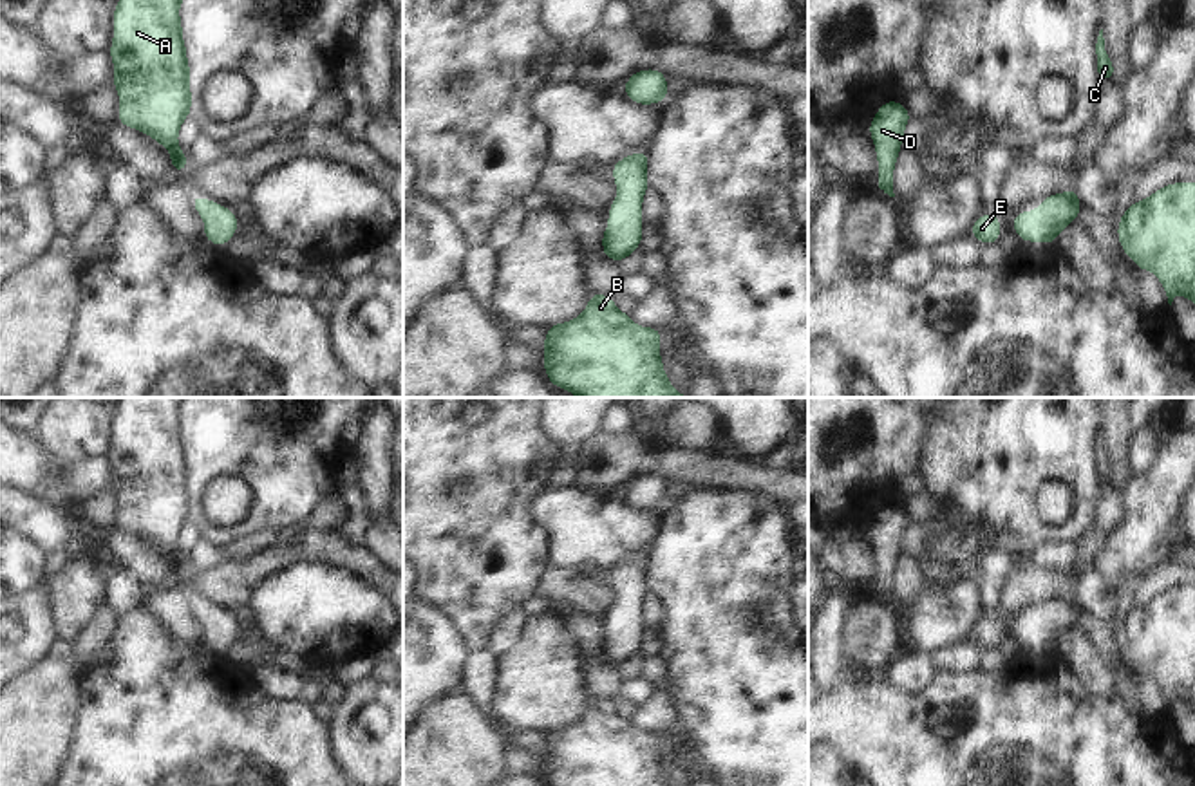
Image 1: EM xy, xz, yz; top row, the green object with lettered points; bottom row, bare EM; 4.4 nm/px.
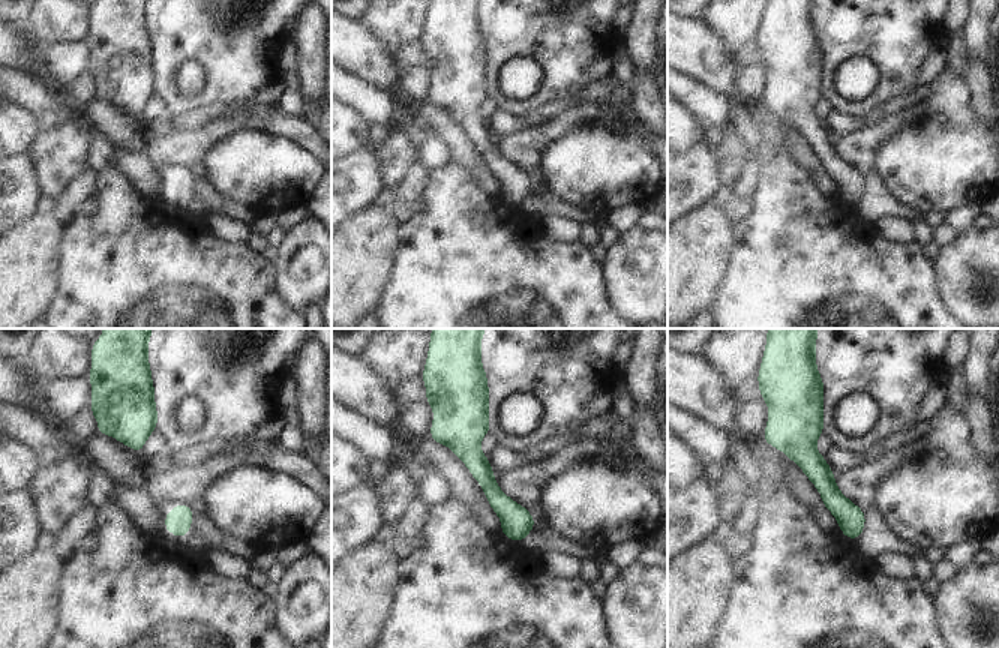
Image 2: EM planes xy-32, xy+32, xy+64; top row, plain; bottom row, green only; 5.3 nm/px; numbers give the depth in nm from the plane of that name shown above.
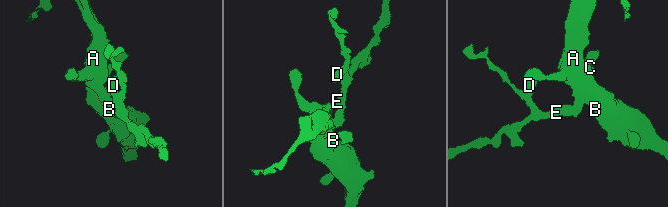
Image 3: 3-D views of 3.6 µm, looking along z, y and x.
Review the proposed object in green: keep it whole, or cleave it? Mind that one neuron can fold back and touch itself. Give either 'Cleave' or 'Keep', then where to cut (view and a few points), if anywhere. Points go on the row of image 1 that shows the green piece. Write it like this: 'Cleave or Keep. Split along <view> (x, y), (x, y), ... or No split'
Keep. No split

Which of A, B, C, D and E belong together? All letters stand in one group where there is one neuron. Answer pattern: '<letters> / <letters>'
A B C D E

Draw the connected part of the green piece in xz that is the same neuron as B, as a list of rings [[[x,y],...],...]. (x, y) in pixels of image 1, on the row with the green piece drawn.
[[[591,293],[584,313],[564,323],[546,327],[544,338],[544,372],[557,388],[568,388],[577,398],[689,398],[673,388],[660,356],[662,331],[656,327],[640,327],[622,313],[613,296]]]

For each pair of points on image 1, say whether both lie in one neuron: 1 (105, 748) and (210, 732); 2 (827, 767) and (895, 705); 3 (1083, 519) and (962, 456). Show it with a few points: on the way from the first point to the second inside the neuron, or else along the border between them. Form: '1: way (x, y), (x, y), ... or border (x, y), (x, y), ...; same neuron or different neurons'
1: way (131, 748), (185, 748); same neuron
2: border (827, 743), (850, 767); different neurons
3: way (1053, 532), (1038, 532), (991, 485); same neuron

